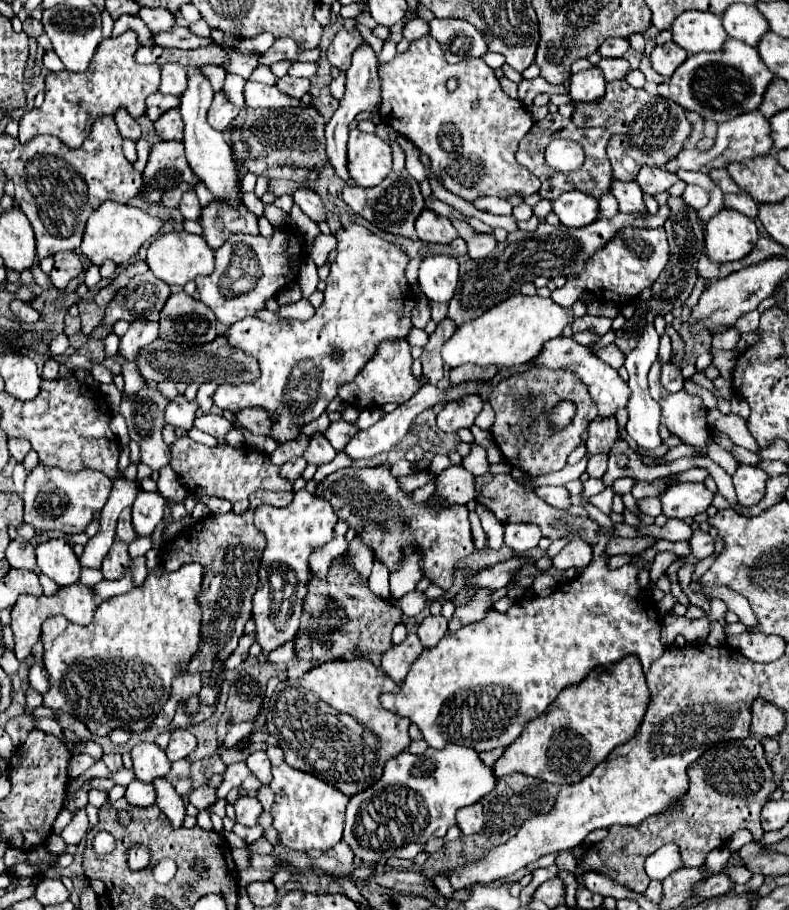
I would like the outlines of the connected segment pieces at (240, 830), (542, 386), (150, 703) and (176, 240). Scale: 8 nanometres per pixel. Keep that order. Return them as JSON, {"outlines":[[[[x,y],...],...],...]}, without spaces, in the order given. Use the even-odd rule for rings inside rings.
{"outlines":[[[[235,821],[233,833],[239,835],[247,845],[251,845],[251,843],[255,843],[255,841],[263,835],[263,827],[245,827],[245,825],[241,825],[239,821]]],[[[529,369],[525,373],[511,375],[503,379],[489,395],[489,403],[495,409],[495,423],[491,427],[491,435],[501,449],[503,457],[511,467],[531,475],[541,477],[553,471],[561,471],[567,465],[567,457],[573,449],[583,445],[583,431],[597,417],[597,405],[593,403],[587,385],[571,375],[569,371],[547,371],[547,369]],[[561,399],[569,399],[577,405],[577,415],[569,423],[569,427],[561,433],[547,431],[547,411],[559,403]]],[[[187,563],[183,565],[179,571],[167,571],[165,567],[157,565],[153,571],[147,573],[147,579],[141,587],[135,587],[123,595],[115,595],[115,597],[109,597],[105,599],[97,611],[95,611],[95,617],[89,625],[77,625],[77,623],[71,623],[69,619],[65,619],[63,615],[55,615],[55,617],[49,617],[45,623],[43,623],[43,645],[45,645],[45,653],[43,653],[43,665],[47,669],[47,677],[49,677],[49,691],[47,695],[43,697],[43,707],[49,707],[53,711],[61,709],[65,713],[71,713],[75,715],[77,719],[81,719],[91,733],[97,733],[97,735],[107,735],[111,729],[127,729],[131,733],[135,731],[145,731],[151,721],[155,719],[155,715],[163,709],[165,701],[169,699],[169,693],[171,693],[171,679],[177,675],[179,667],[183,667],[183,663],[187,663],[187,659],[191,659],[191,655],[195,655],[195,651],[199,649],[199,625],[201,625],[201,607],[199,607],[199,593],[201,593],[201,581],[203,581],[203,567],[199,563]]],[[[171,231],[167,235],[157,237],[147,249],[147,265],[149,269],[169,285],[185,285],[199,275],[213,273],[213,249],[201,235],[191,235],[187,231]]]]}

